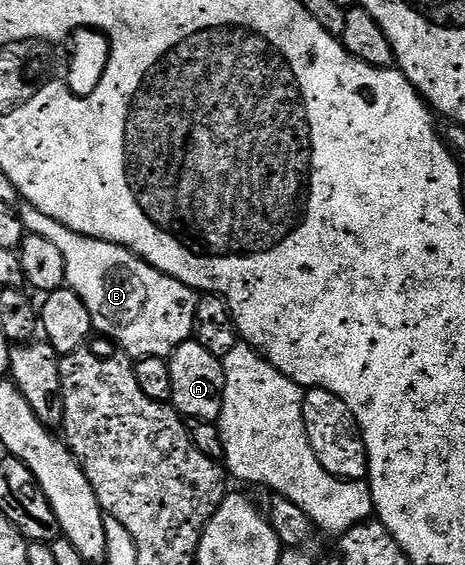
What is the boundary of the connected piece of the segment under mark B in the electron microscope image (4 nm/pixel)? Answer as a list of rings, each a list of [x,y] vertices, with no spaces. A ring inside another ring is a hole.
[[[27,203],[18,209],[22,223],[28,233],[42,235],[50,239],[62,251],[62,259],[66,259],[66,285],[86,303],[86,311],[92,316],[92,328],[97,334],[105,333],[108,337],[120,341],[125,354],[133,359],[142,357],[171,358],[172,352],[183,343],[193,340],[192,328],[196,318],[197,290],[183,285],[178,279],[167,277],[153,265],[147,265],[141,257],[135,255],[121,245],[109,241],[100,241],[97,237],[83,237],[70,227],[58,223],[58,219],[50,219],[50,215],[42,215],[38,207]]]

